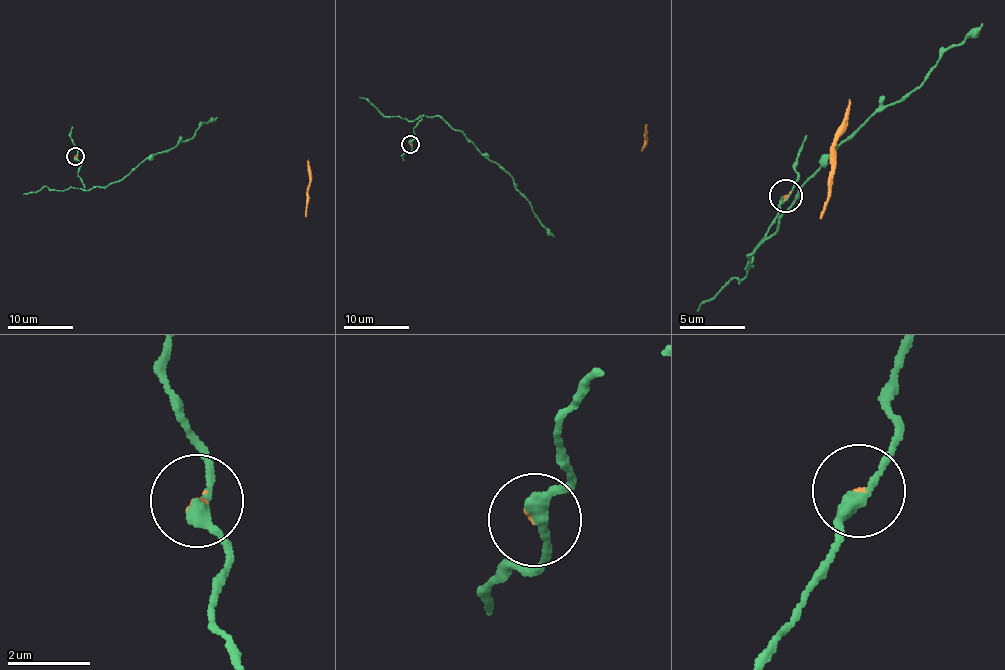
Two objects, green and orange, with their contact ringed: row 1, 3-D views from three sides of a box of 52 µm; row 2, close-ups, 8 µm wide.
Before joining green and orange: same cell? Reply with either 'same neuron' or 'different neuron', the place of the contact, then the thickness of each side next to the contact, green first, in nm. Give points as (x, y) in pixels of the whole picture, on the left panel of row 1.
different neuron | (75, 156) | 280/80 nm

